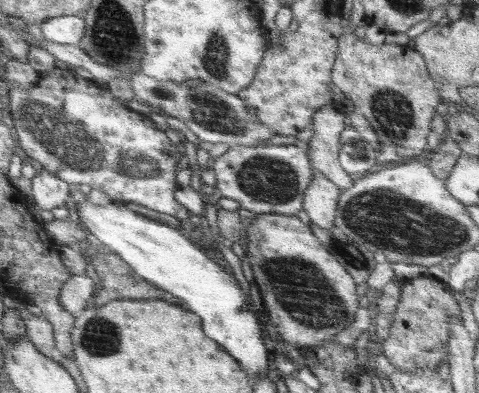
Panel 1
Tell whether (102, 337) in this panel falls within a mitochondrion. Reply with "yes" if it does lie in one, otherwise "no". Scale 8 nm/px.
yes

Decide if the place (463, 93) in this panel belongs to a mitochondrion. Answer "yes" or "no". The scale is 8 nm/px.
no

